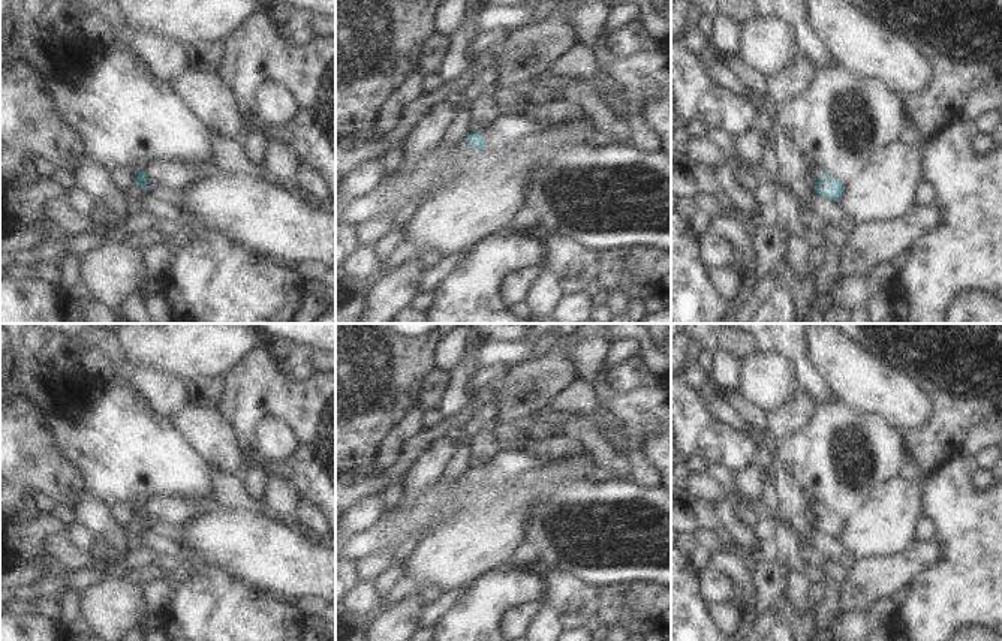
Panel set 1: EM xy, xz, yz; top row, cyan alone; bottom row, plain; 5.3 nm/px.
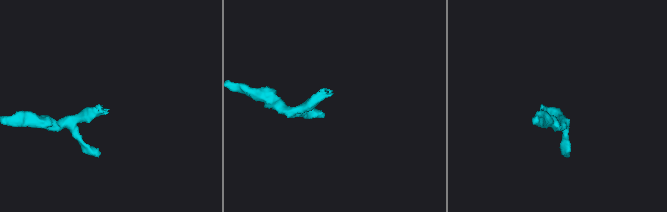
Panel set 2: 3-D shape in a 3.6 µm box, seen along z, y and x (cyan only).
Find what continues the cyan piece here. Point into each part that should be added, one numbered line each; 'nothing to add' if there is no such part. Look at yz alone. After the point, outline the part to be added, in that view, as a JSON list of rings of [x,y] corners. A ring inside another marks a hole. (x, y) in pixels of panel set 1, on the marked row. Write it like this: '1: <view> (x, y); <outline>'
1: yz (815, 169); [[[810,160],[810,163],[807,165],[807,171],[809,171],[813,177],[819,177],[819,178],[822,180],[822,190],[827,193],[827,192],[828,192],[828,183],[827,183],[827,180],[825,180],[825,169]]]

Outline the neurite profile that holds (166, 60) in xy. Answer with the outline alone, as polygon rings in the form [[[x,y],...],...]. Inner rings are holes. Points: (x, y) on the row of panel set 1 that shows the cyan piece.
[[[136,28],[129,30],[129,43],[133,54],[162,82],[171,84],[190,69],[186,46],[177,40]]]

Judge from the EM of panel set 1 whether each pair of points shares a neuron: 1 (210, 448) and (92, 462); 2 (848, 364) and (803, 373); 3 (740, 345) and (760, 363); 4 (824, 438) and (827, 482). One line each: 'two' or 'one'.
1: two
2: two
3: two
4: one

